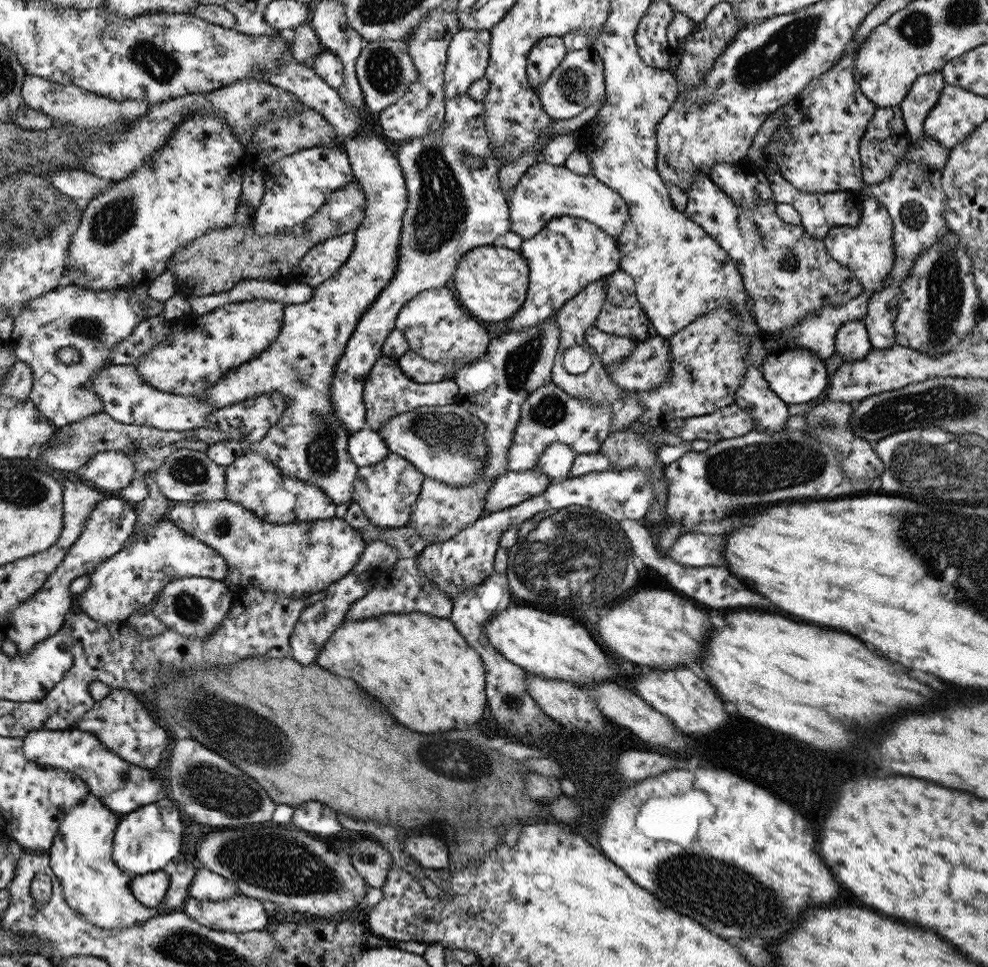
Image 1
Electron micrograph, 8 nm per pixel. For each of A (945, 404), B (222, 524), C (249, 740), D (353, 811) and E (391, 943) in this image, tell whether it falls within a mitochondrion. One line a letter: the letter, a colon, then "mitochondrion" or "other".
A: mitochondrion
B: mitochondrion
C: mitochondrion
D: other
E: other

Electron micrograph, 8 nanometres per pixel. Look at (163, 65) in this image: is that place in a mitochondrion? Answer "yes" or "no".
yes

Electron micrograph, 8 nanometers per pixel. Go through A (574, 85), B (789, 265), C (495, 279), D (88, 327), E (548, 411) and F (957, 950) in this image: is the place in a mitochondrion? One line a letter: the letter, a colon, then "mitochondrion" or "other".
A: mitochondrion
B: mitochondrion
C: other
D: mitochondrion
E: mitochondrion
F: other

